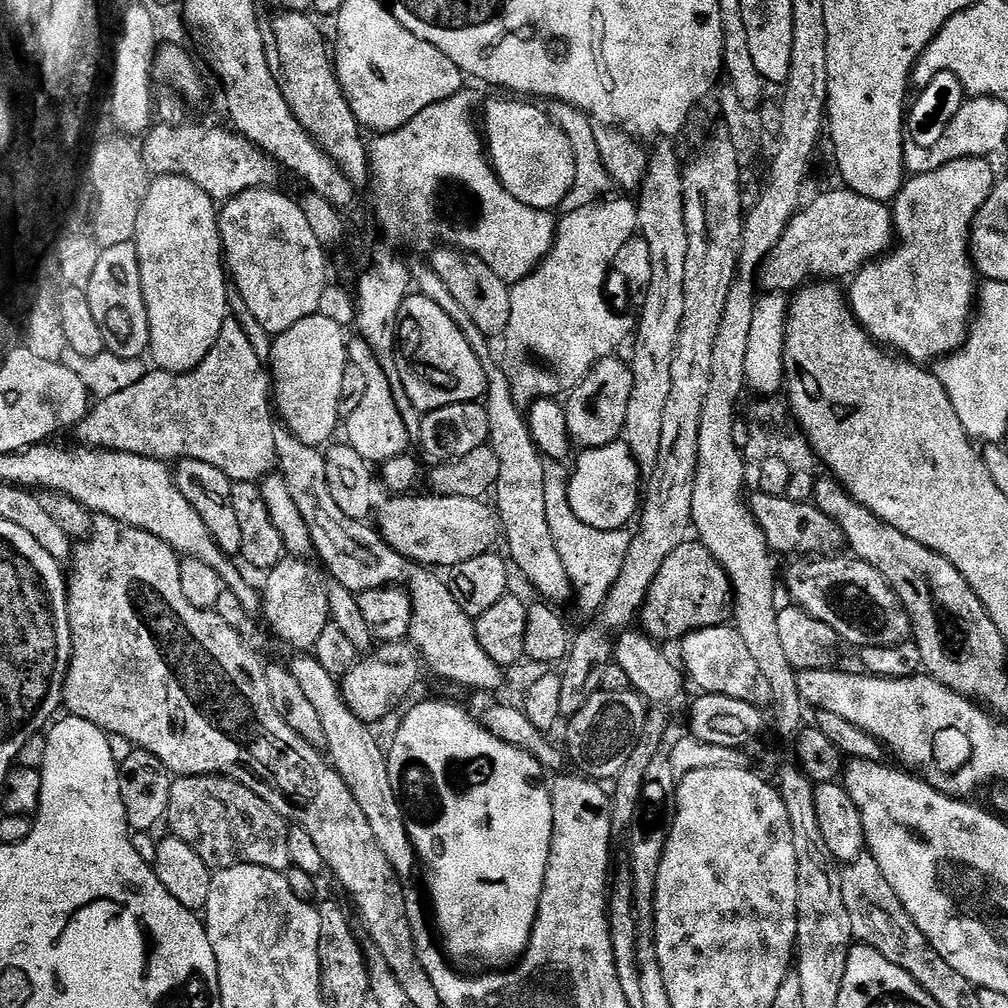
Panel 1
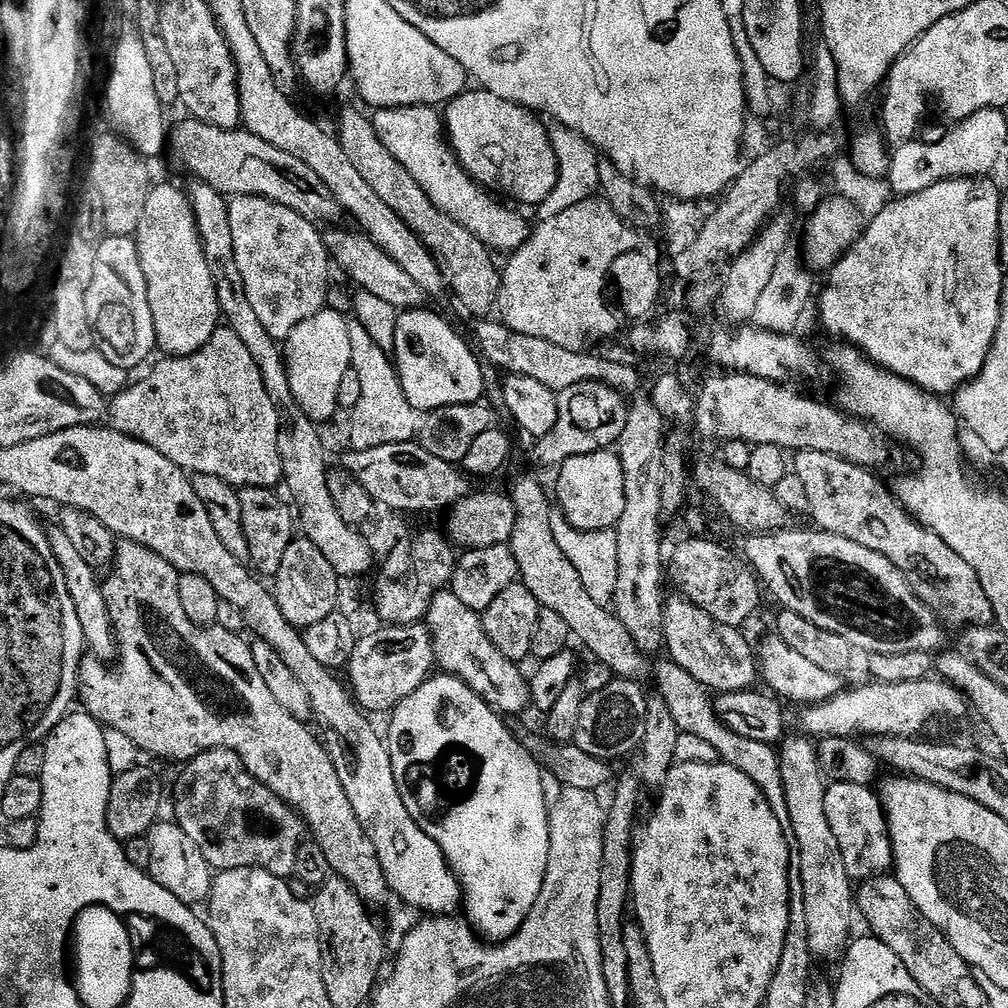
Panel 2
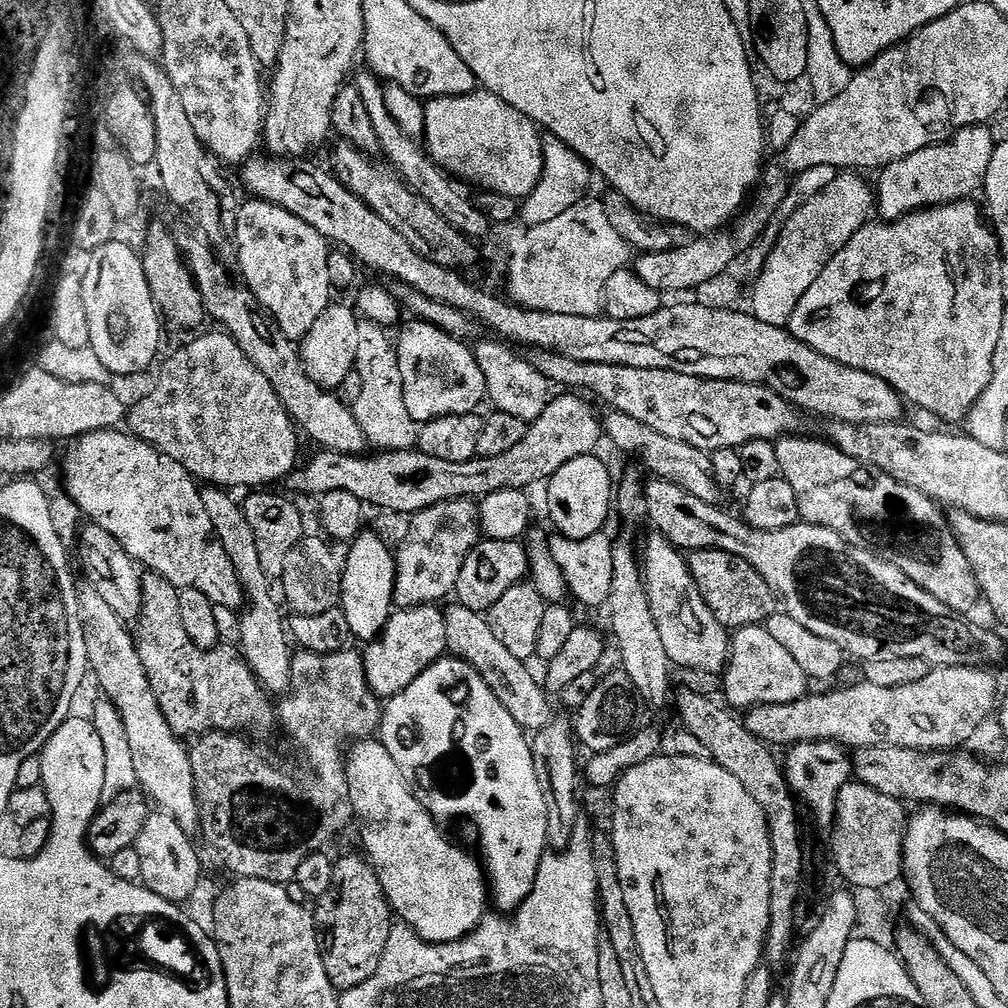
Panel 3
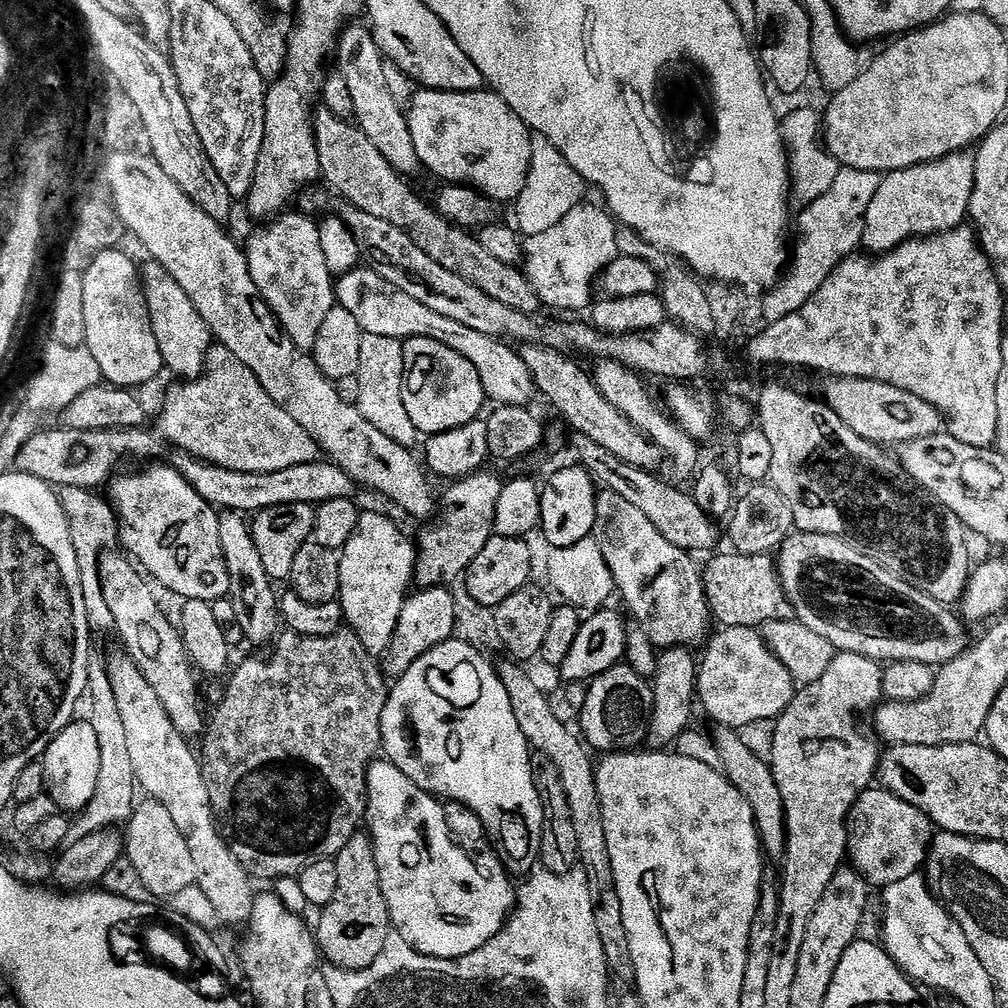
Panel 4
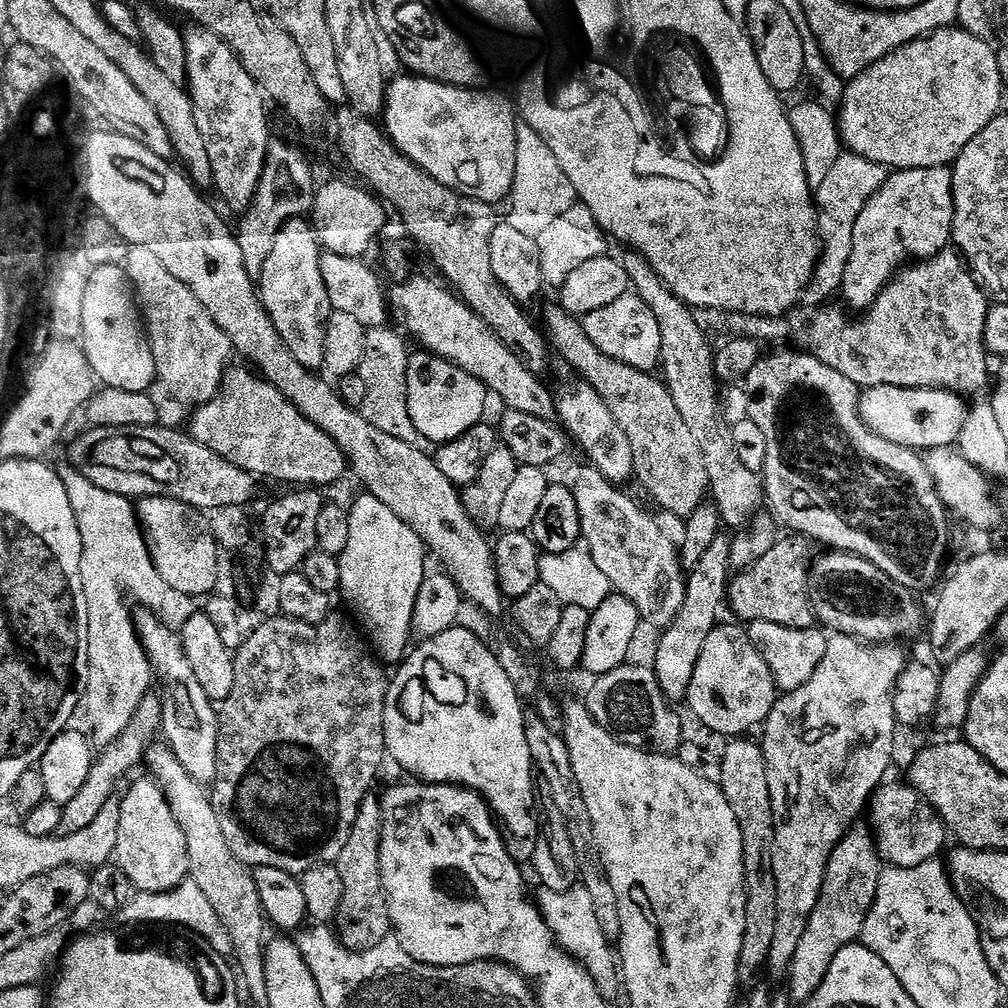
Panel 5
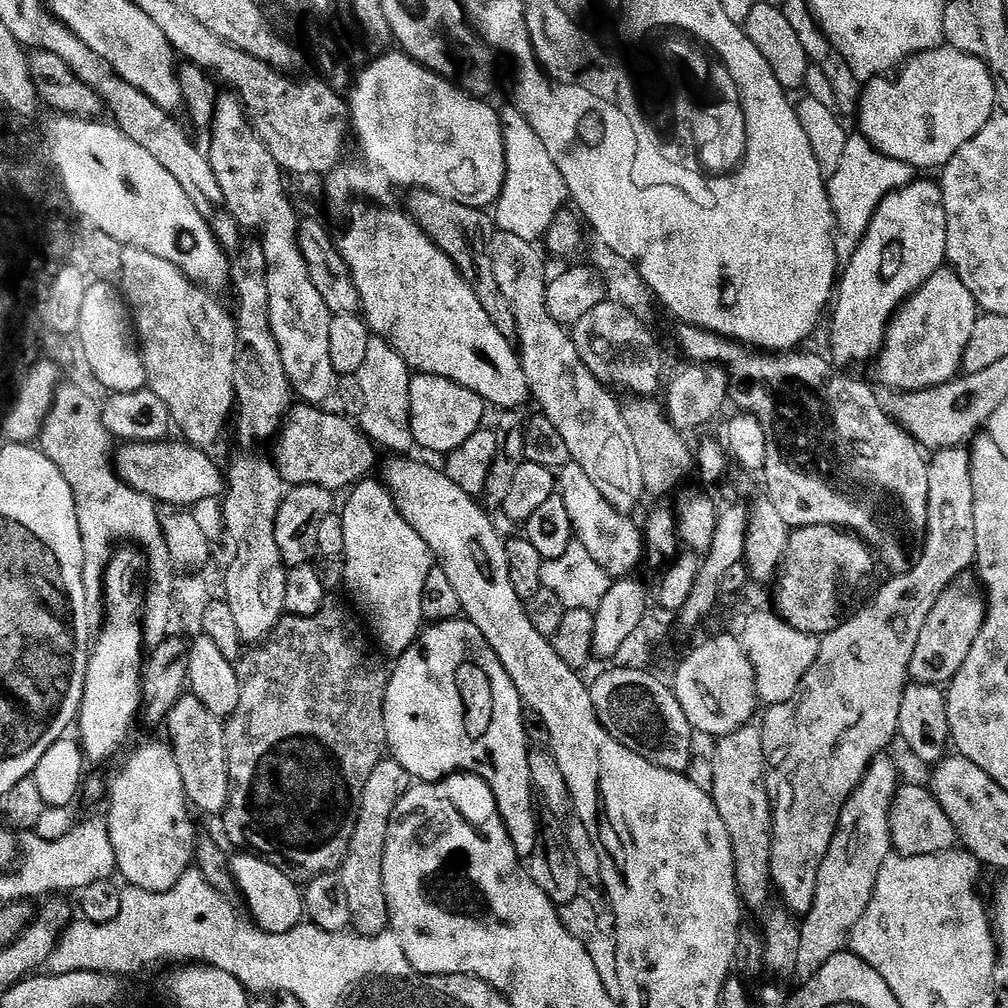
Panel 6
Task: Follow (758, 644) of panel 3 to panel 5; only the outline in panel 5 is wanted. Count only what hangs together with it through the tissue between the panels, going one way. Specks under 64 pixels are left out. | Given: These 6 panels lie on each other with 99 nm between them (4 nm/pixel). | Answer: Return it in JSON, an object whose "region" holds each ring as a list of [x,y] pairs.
{"region":[[[717,623],[710,638],[706,638],[706,646],[702,646],[702,654],[698,654],[686,707],[710,731],[723,738],[740,738],[751,733],[748,732],[751,728],[759,729],[768,719],[778,699],[778,689],[770,668],[750,642],[747,631],[739,623],[724,623]]]}

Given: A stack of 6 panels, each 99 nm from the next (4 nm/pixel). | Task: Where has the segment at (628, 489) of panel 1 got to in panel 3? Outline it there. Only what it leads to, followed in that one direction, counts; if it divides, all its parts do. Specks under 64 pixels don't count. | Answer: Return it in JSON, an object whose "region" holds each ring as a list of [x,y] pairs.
{"region":[[[593,454],[574,458],[574,462],[566,462],[562,470],[558,470],[547,481],[548,516],[552,519],[555,531],[571,540],[590,538],[594,534],[605,531],[604,523],[608,515],[614,512],[614,480],[608,473],[608,468],[599,460],[599,455]]]}

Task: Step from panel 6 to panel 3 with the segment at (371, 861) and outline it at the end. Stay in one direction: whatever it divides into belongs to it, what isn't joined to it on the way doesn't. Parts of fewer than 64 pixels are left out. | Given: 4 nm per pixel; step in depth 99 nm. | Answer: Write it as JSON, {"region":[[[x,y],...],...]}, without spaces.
{"region":[[[363,855],[337,859],[333,870],[330,890],[326,890],[326,894],[322,894],[315,901],[314,915],[316,930],[320,934],[320,953],[324,959],[326,974],[335,988],[343,990],[362,986],[362,982],[366,982],[366,978],[370,978],[374,970],[378,970],[378,962],[382,962],[382,954],[386,950],[390,930],[394,927],[394,913],[382,890],[382,882],[378,882],[378,874]]]}

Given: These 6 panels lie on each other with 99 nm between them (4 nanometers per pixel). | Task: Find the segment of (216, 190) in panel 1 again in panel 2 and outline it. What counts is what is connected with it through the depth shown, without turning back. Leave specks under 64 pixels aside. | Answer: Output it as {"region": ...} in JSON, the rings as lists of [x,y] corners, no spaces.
{"region":[[[184,118],[176,129],[174,127],[171,129],[170,152],[171,150],[173,158],[192,175],[192,178],[218,190],[225,198],[260,196],[262,199],[277,203],[278,206],[284,206],[297,214],[302,214],[302,218],[311,220],[317,226],[335,225],[339,221],[336,219],[342,216],[340,203],[330,194],[330,190],[326,190],[326,182],[322,182],[322,178],[318,178],[318,174],[314,174],[314,170],[310,170],[306,162],[298,162],[294,154],[286,154],[286,150],[278,150],[278,146],[270,146],[270,142],[262,142],[262,138],[258,138],[253,132],[219,128],[201,120]]]}

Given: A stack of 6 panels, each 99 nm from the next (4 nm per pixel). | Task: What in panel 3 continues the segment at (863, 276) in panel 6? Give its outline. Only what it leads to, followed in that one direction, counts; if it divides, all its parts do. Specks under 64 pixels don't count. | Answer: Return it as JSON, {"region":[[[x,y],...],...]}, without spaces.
{"region":[[[991,127],[961,128],[945,144],[931,144],[910,158],[902,158],[879,173],[880,185],[874,188],[875,207],[885,221],[900,220],[911,212],[924,208],[937,208],[943,204],[957,204],[976,195],[984,187],[986,170],[996,153],[997,137],[992,137]]]}

